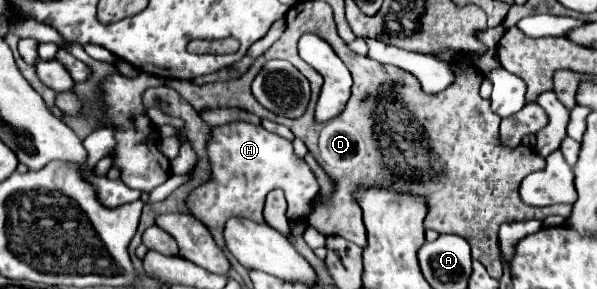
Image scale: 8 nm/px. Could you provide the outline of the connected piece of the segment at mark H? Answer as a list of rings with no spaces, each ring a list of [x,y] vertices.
[[[246,122],[216,126],[208,142],[208,158],[212,180],[192,192],[192,196],[188,198],[188,206],[192,214],[198,216],[210,228],[220,248],[224,248],[222,228],[230,216],[242,216],[248,220],[264,222],[264,198],[274,188],[284,190],[288,200],[286,216],[290,220],[306,220],[314,210],[314,198],[320,194],[320,188],[308,164],[294,156],[292,142],[272,132],[266,132],[262,126],[252,126]]]

